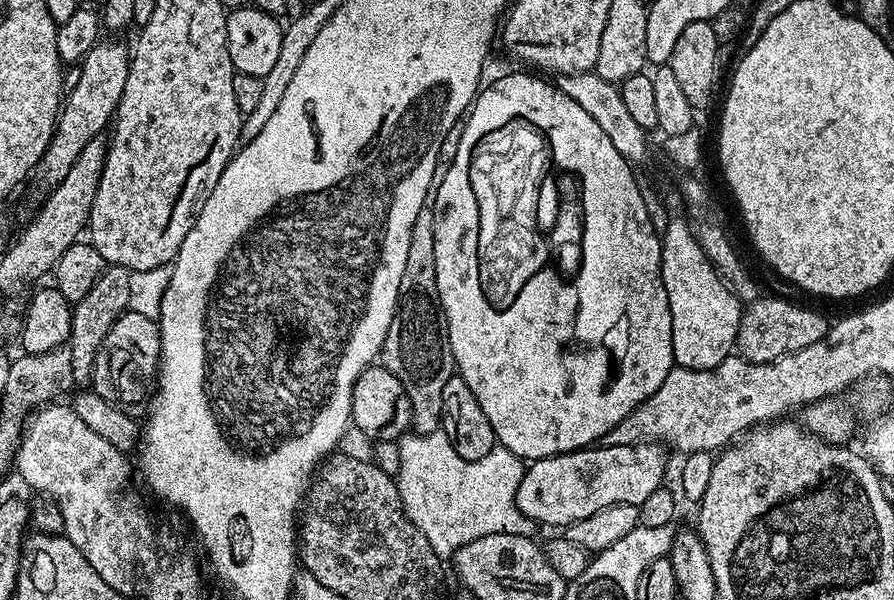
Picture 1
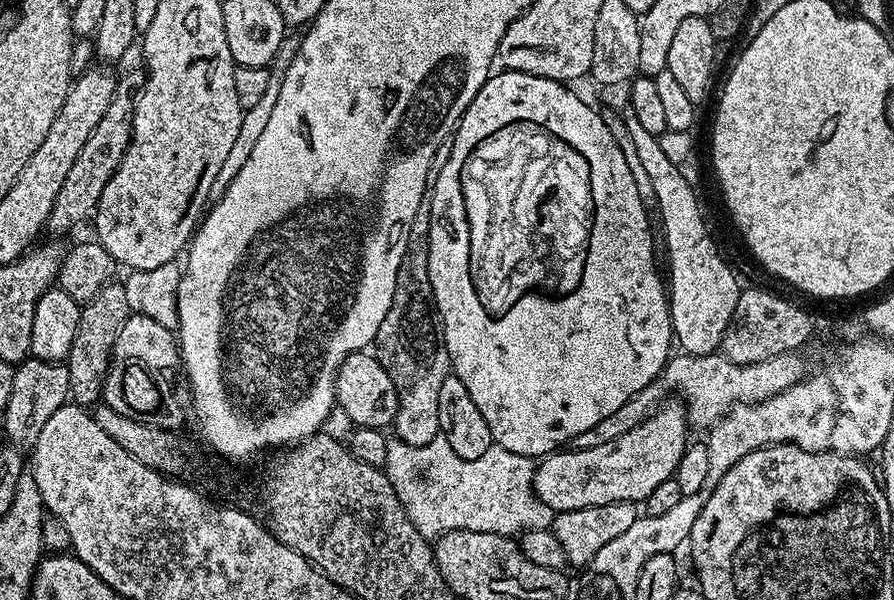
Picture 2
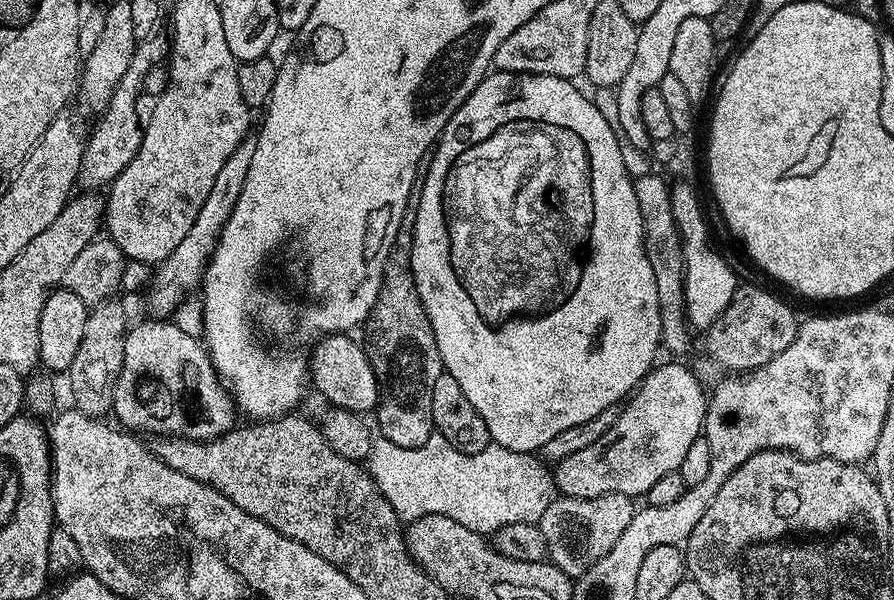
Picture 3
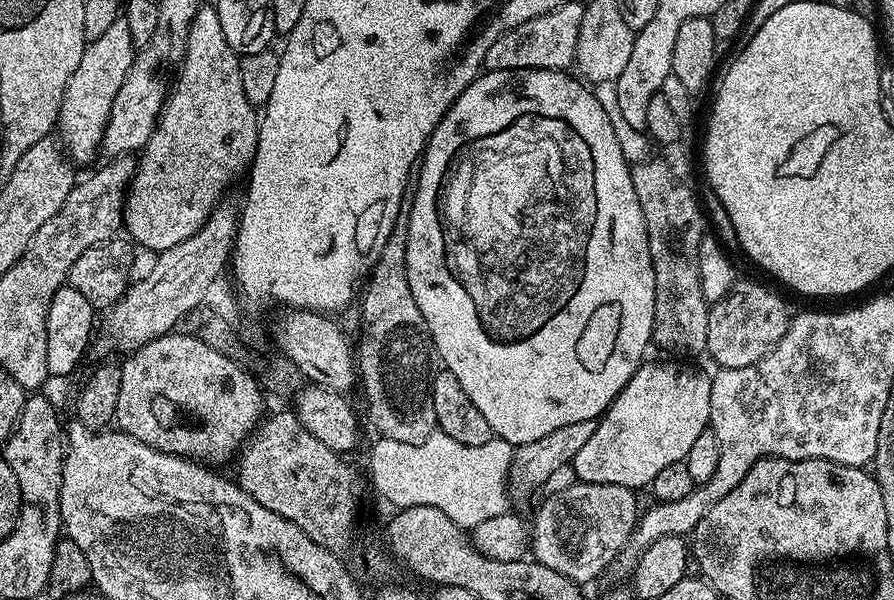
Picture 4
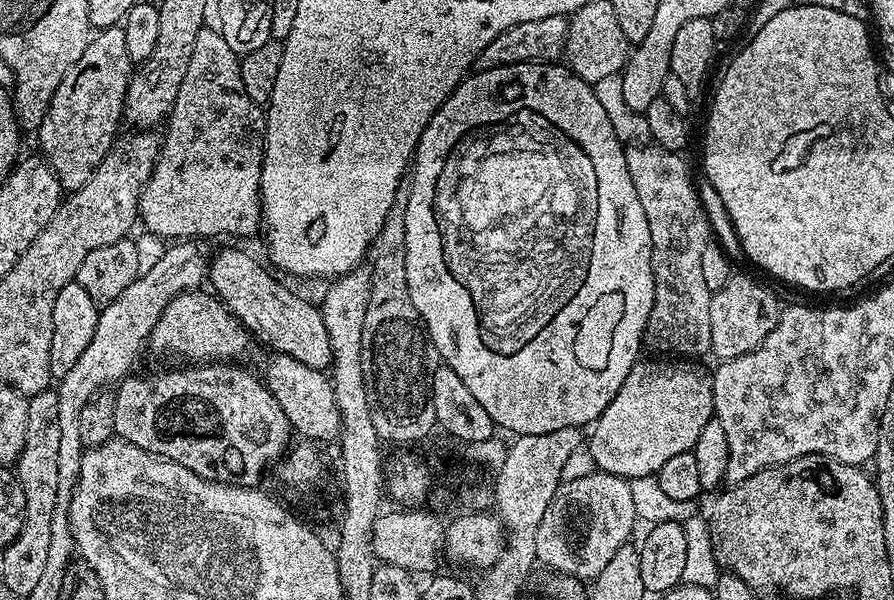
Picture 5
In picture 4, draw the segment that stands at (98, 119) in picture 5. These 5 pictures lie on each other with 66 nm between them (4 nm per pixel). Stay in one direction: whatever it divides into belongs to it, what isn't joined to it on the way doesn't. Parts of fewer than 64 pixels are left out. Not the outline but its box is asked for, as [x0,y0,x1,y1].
[55,18,133,165]

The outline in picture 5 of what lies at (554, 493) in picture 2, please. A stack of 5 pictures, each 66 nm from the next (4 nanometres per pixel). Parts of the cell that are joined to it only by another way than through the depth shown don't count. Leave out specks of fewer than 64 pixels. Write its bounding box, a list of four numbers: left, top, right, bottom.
[586,359,714,481]

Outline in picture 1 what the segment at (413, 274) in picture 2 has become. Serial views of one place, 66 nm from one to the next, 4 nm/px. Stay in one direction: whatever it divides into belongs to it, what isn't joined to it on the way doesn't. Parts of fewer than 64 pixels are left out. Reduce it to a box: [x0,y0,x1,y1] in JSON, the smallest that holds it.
[382,206,456,436]

